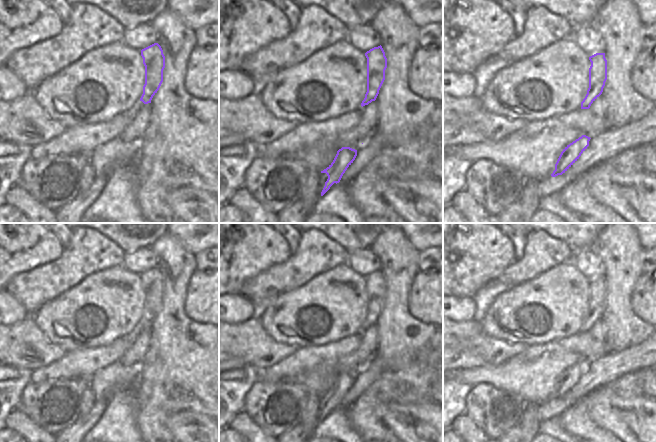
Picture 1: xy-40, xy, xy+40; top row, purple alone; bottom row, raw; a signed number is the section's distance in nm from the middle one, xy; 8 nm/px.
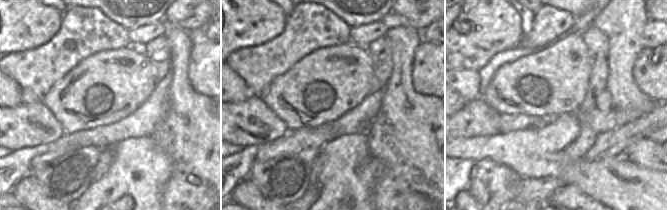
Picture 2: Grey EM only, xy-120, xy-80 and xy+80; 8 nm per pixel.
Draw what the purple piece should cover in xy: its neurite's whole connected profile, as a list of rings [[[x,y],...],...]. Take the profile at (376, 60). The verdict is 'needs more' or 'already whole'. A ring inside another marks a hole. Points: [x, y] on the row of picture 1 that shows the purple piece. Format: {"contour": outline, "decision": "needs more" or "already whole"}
{"contour": [[[382,46],[374,47],[365,53],[367,58],[367,92],[361,106],[375,101],[385,80],[387,58]]], "decision": "already whole"}

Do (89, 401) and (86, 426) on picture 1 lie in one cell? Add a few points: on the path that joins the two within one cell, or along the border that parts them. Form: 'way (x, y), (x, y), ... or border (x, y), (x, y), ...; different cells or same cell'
border (96, 402), (87, 414), (79, 417); different cells

